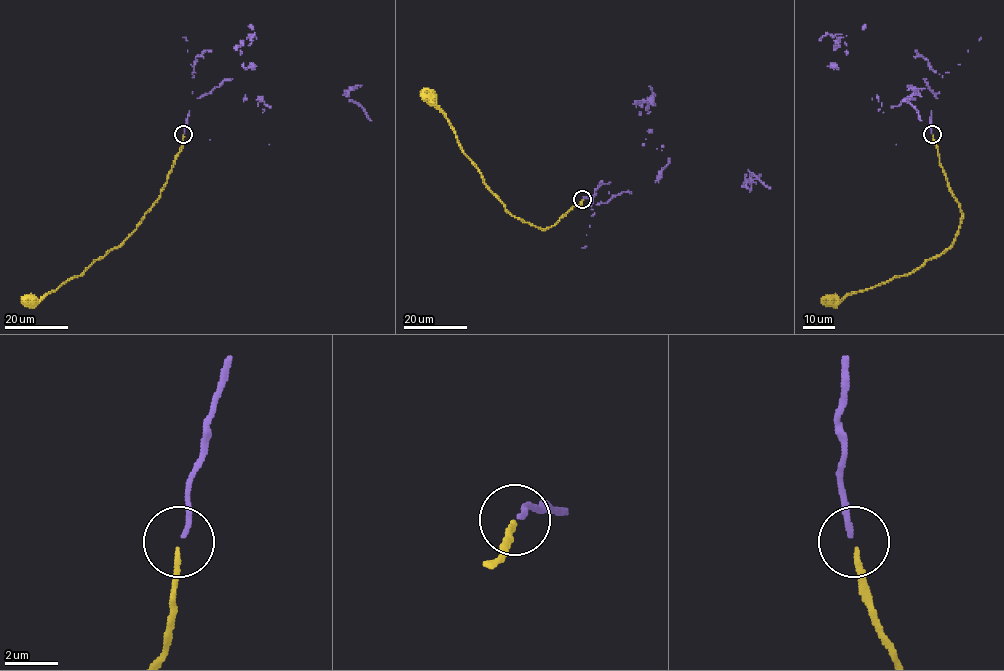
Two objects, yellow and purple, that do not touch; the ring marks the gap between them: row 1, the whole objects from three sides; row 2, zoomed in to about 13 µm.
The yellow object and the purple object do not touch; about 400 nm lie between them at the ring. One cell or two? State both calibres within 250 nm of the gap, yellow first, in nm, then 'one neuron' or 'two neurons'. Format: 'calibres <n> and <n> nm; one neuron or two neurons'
calibres 180 and 200 nm; one neuron

